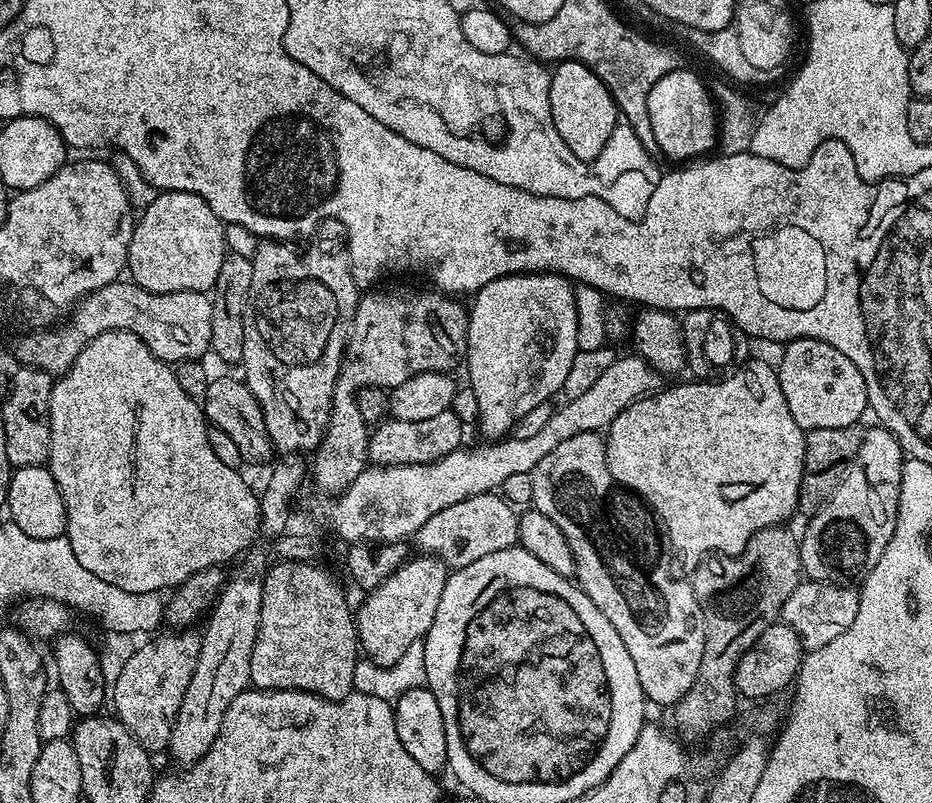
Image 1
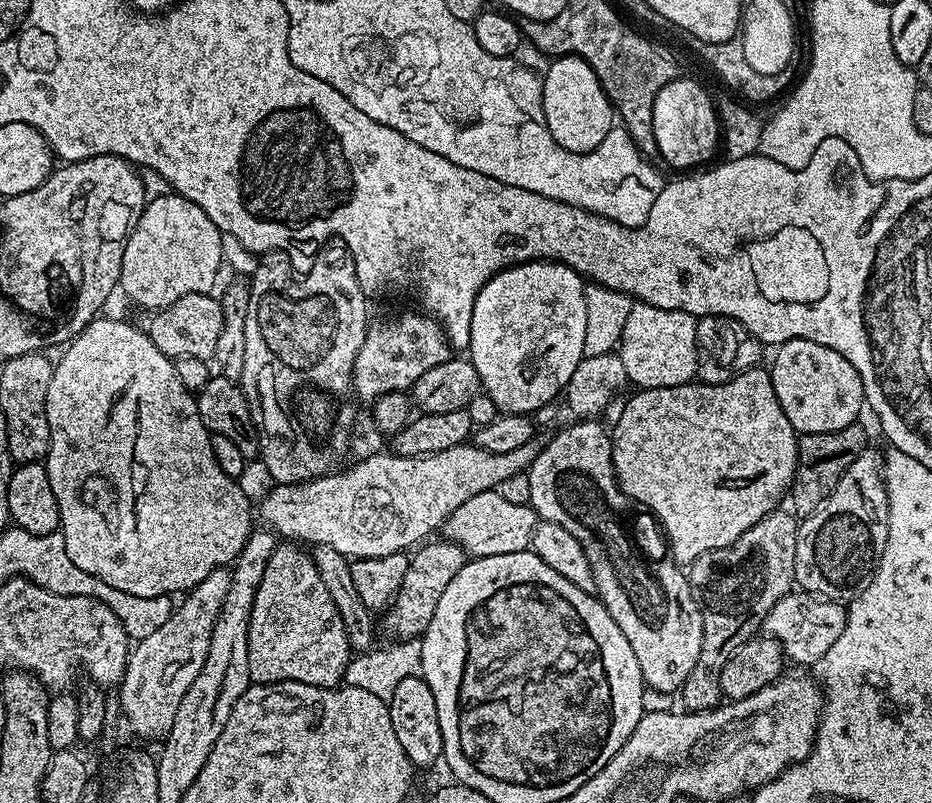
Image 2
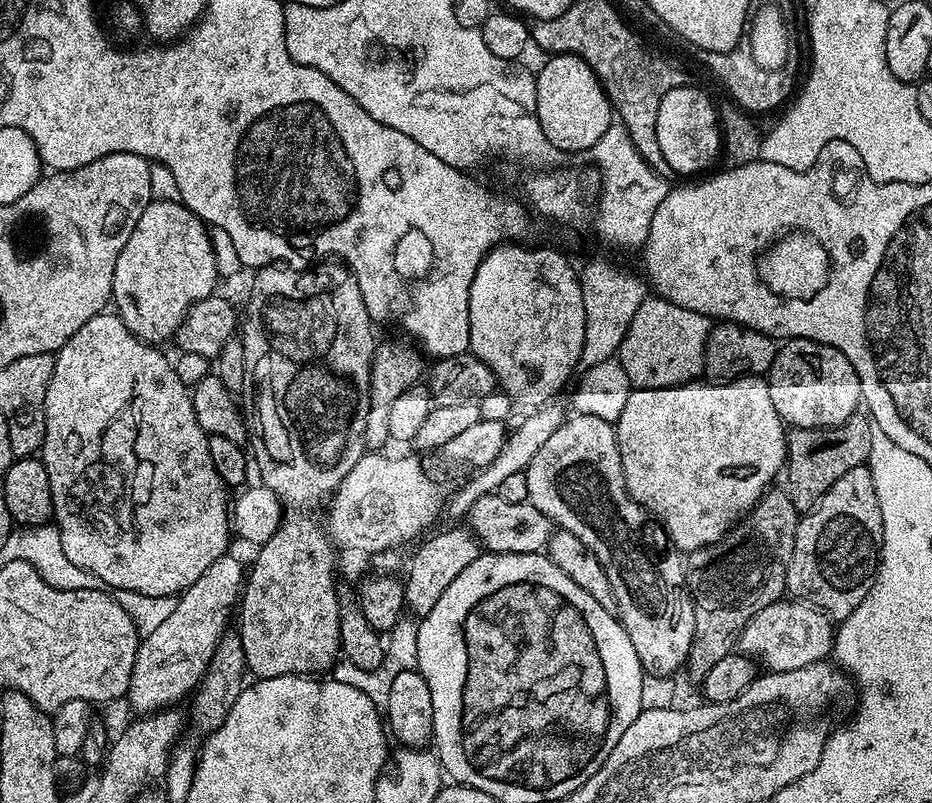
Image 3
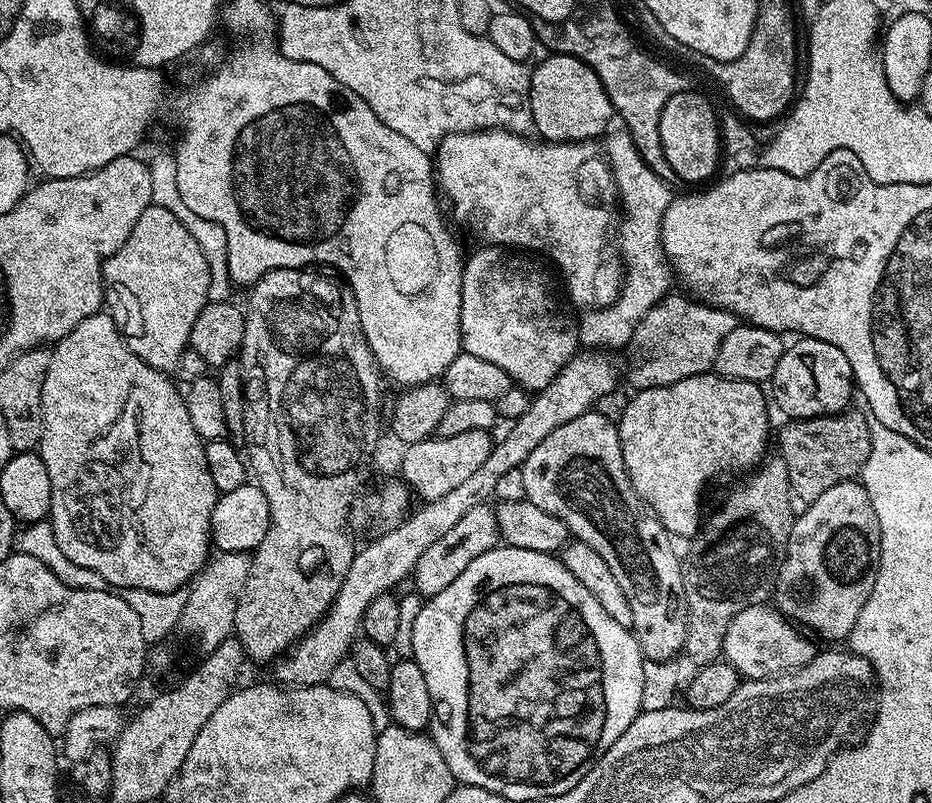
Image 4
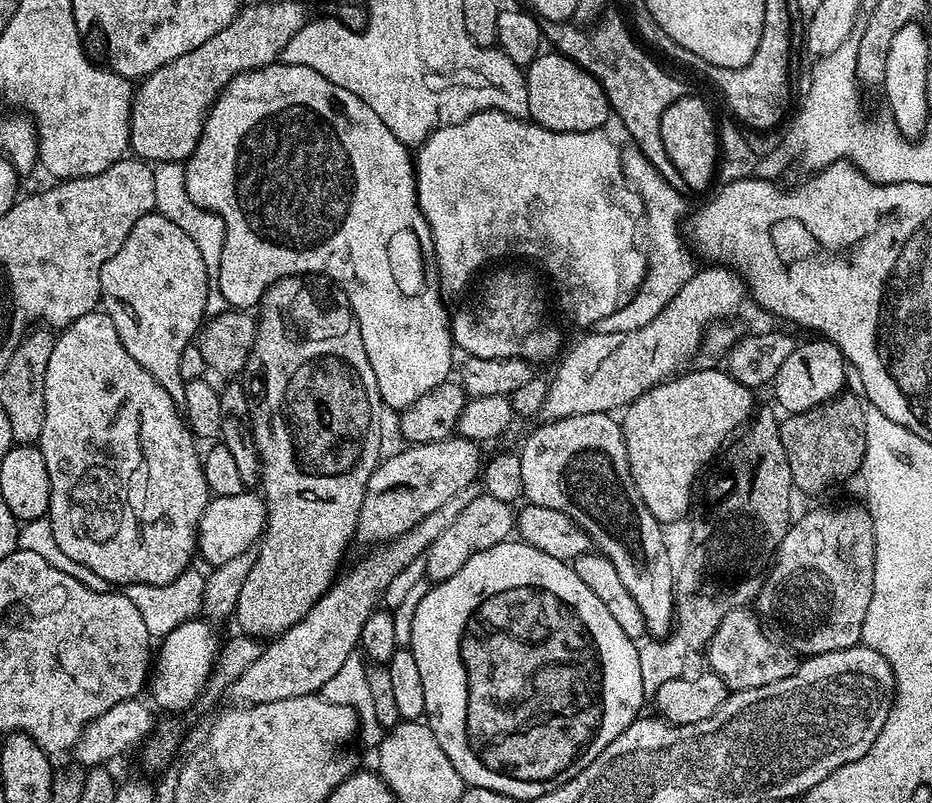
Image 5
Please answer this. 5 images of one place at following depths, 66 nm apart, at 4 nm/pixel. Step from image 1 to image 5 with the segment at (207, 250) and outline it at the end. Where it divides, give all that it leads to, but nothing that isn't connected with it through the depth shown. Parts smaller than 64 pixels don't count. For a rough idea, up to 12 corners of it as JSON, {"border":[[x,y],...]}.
{"border":[[155,210],[105,262],[126,354],[186,413],[206,262]]}

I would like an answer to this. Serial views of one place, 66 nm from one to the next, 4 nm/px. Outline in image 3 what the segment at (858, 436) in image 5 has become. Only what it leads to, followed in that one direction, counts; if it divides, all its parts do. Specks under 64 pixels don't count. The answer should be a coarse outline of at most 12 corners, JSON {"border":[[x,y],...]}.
{"border":[[857,414],[787,433],[786,491],[812,511],[867,465],[873,427]]}

